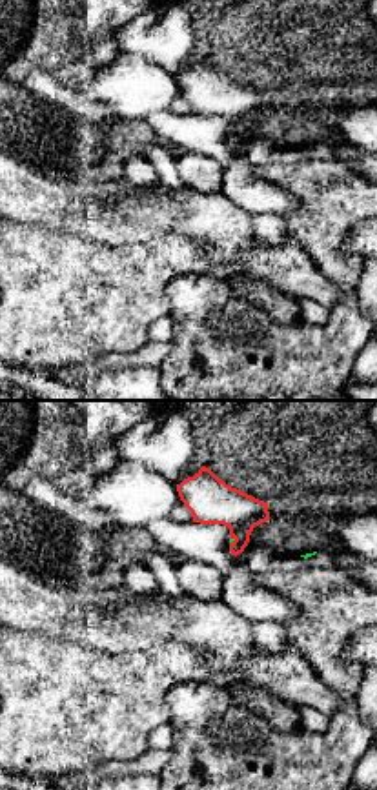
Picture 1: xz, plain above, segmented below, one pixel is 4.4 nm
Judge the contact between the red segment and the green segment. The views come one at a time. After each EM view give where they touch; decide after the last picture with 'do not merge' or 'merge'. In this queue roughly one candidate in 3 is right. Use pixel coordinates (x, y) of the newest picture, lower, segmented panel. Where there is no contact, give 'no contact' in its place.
(234, 541)

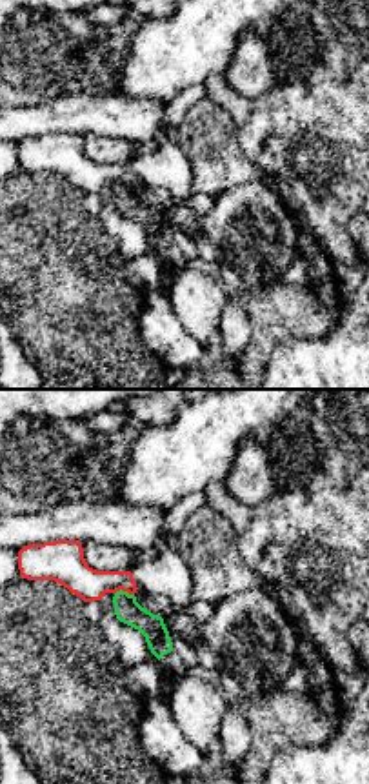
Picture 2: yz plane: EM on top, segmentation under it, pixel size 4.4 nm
(124, 590)

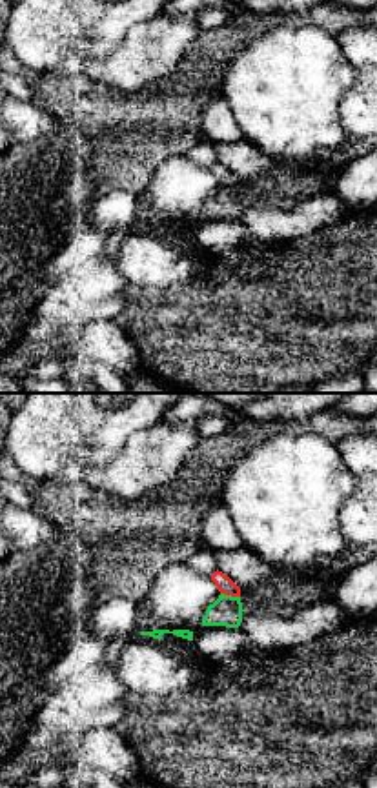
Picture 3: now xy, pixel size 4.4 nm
(230, 594)

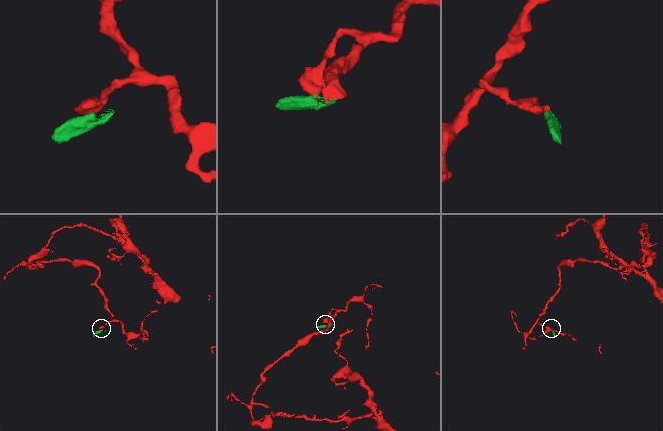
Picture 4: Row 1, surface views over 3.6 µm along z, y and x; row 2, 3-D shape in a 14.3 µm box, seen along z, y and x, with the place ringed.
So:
do not merge

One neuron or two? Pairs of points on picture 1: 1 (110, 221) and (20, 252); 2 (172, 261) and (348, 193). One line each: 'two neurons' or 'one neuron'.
1: two neurons
2: two neurons

